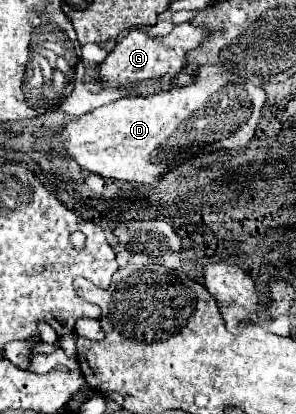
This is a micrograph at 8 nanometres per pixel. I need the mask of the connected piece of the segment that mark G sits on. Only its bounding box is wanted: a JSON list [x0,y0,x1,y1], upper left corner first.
[99,23,209,87]

